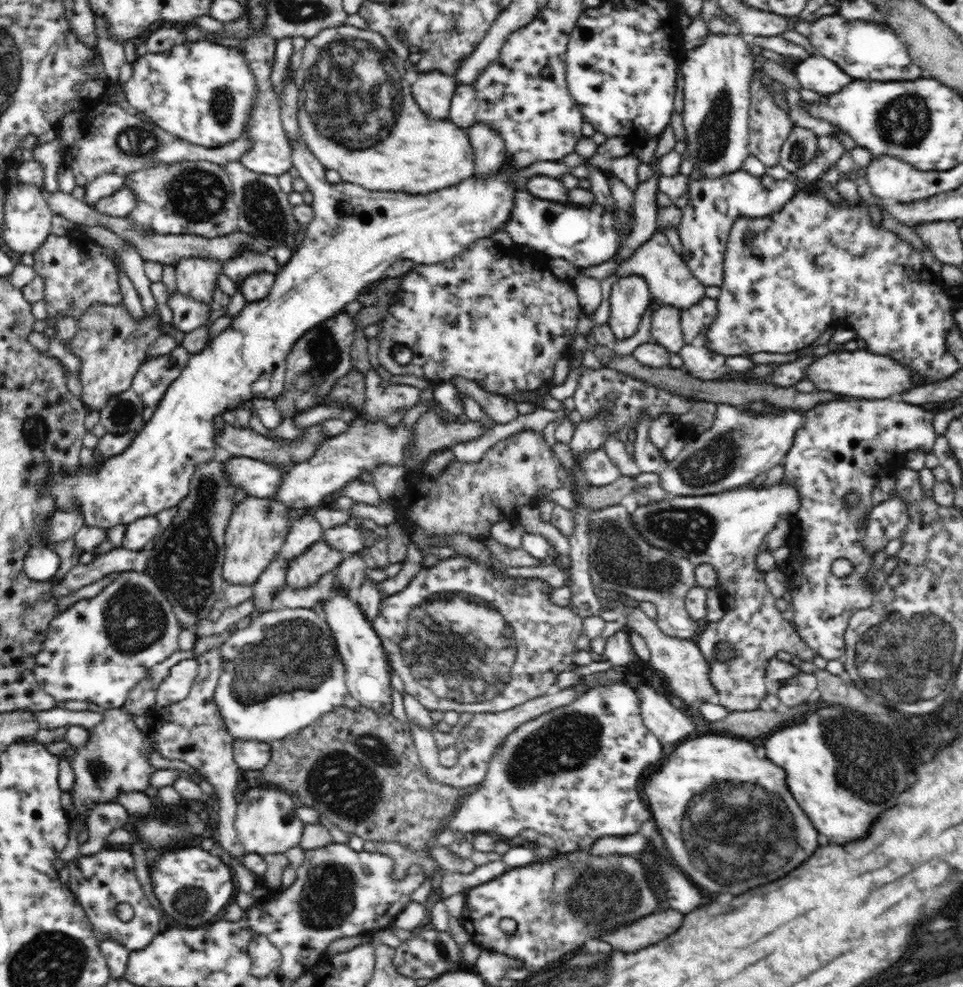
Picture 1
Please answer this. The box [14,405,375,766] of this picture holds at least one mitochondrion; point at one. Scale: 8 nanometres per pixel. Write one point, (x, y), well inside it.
(186, 560)

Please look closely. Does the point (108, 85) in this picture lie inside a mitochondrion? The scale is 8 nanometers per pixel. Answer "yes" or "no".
no

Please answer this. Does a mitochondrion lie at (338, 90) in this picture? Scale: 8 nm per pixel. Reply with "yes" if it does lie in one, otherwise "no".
yes

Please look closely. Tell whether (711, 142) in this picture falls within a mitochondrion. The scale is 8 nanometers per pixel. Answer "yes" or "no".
yes

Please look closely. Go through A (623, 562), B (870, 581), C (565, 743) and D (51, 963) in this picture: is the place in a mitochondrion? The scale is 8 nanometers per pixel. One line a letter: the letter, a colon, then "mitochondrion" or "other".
A: mitochondrion
B: other
C: mitochondrion
D: mitochondrion

